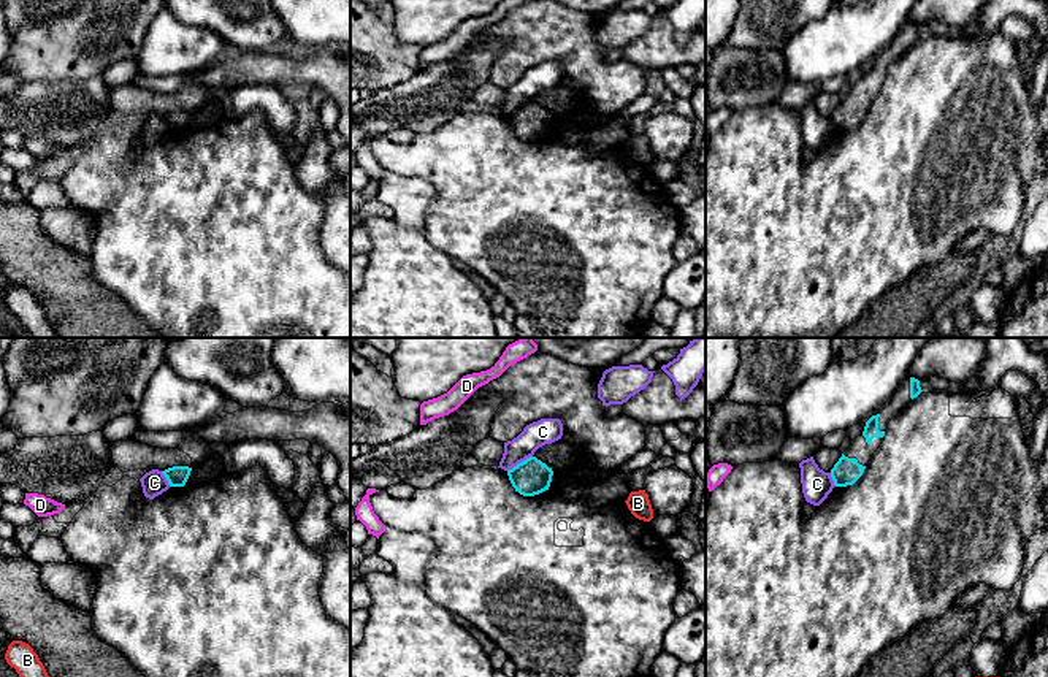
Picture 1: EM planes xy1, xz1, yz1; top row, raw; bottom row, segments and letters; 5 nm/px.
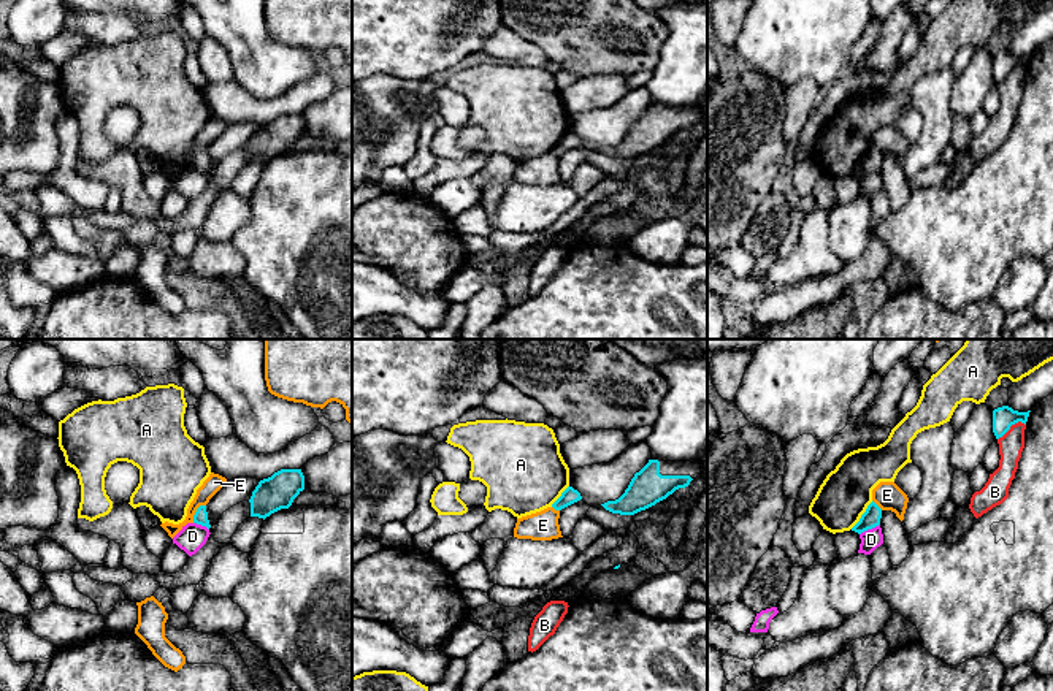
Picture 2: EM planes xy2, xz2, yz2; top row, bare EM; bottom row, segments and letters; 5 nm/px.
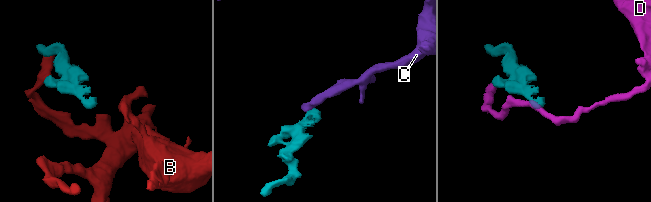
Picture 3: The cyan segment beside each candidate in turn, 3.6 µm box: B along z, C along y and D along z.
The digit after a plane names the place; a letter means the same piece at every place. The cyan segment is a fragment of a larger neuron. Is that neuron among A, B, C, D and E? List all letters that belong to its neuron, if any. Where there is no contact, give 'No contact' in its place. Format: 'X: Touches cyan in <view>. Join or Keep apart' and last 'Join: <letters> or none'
A: Touches cyan in yz2. Keep apart
B: Touches cyan in yz2. Keep apart
C: Touches cyan in xz1. Keep apart
D: Touches cyan in yz2. Keep apart
E: Touches cyan in xy2. Keep apart
Join: none

